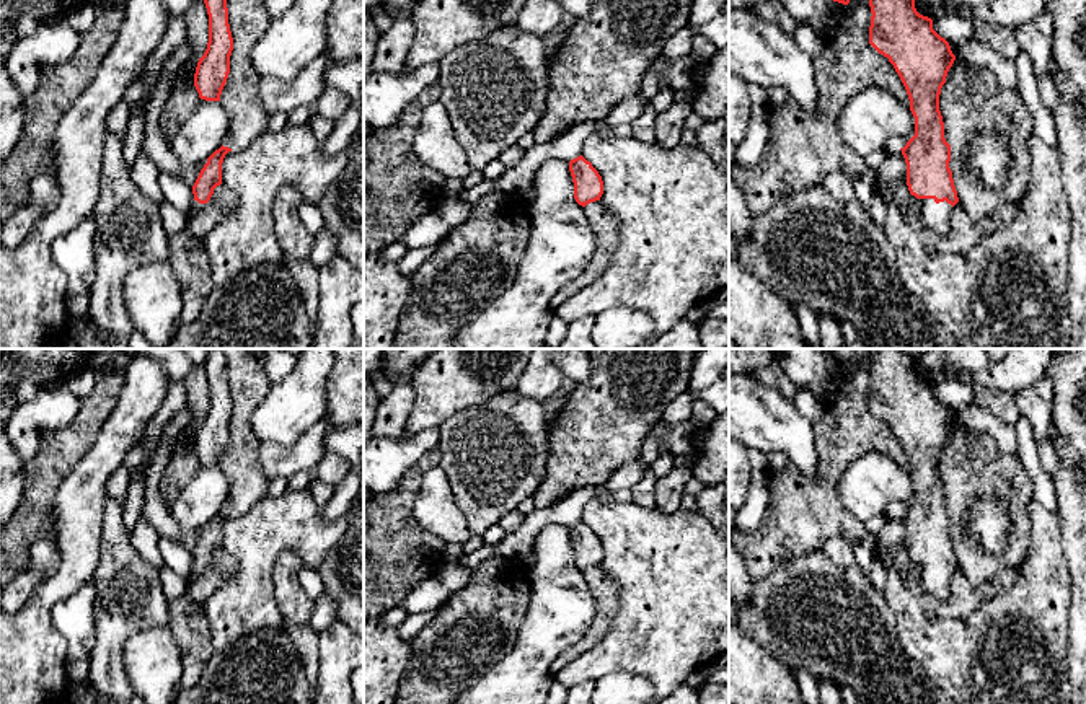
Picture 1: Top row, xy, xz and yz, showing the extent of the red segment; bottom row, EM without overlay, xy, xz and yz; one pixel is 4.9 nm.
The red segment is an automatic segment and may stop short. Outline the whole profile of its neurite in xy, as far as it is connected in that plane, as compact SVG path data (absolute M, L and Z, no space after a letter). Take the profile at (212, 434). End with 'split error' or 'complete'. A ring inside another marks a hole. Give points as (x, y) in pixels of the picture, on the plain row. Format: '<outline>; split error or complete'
M209 349L204 368L209 380L209 407L196 432L194 451L201 464L220 466L230 438L230 420L233 416L223 352L220 349Z; complete

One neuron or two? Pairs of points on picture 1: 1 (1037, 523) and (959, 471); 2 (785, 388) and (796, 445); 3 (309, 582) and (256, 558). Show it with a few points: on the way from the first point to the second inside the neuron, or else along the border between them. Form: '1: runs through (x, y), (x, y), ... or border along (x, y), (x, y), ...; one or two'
1: border along (1031, 499), (1028, 541); two
2: border along (752, 378), (791, 400); two
3: border along (302, 566), (315, 567); two

